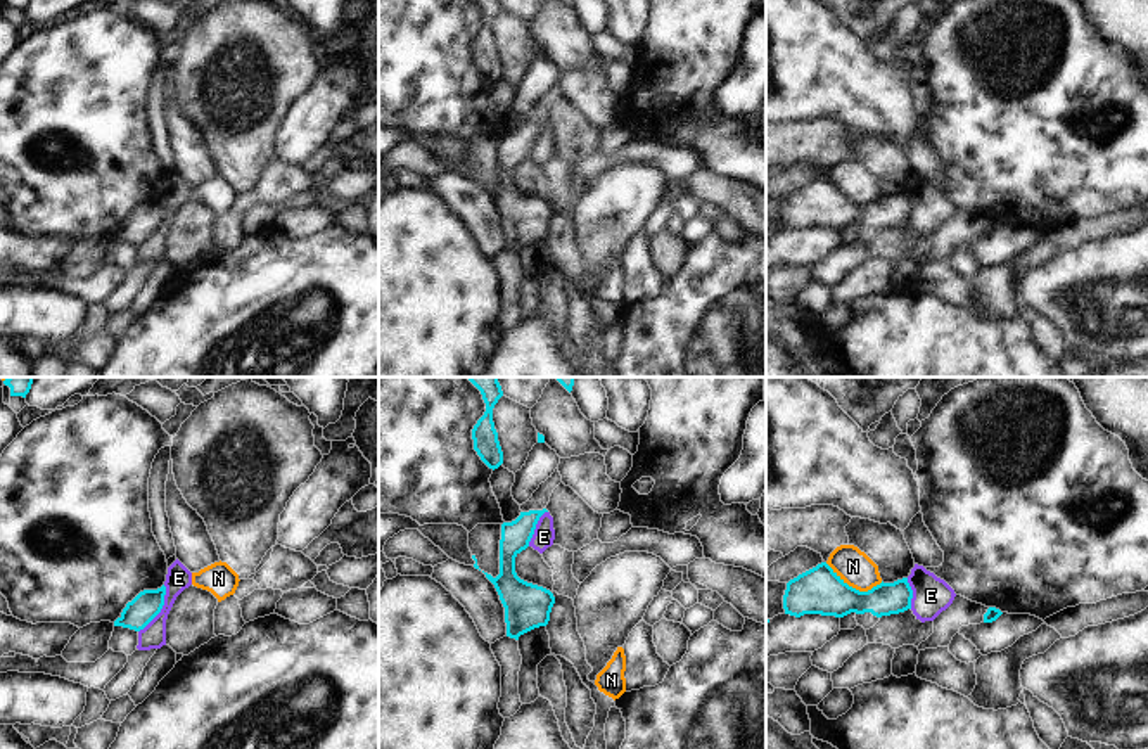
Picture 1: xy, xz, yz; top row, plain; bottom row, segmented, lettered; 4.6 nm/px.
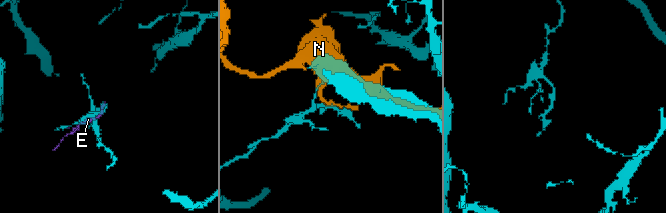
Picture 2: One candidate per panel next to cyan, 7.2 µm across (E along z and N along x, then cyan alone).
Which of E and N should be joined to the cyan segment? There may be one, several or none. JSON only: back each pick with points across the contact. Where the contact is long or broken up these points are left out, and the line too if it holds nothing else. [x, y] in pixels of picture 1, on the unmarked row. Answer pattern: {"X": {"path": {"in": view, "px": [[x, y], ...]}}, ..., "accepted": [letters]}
{"accepted": []}

